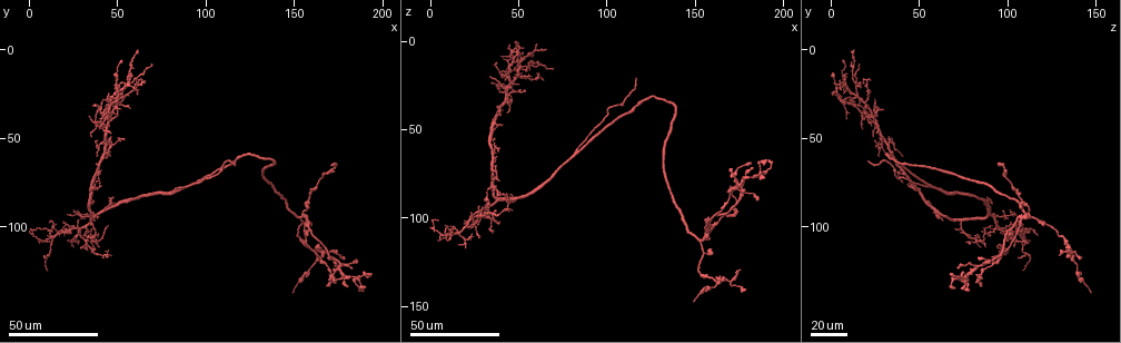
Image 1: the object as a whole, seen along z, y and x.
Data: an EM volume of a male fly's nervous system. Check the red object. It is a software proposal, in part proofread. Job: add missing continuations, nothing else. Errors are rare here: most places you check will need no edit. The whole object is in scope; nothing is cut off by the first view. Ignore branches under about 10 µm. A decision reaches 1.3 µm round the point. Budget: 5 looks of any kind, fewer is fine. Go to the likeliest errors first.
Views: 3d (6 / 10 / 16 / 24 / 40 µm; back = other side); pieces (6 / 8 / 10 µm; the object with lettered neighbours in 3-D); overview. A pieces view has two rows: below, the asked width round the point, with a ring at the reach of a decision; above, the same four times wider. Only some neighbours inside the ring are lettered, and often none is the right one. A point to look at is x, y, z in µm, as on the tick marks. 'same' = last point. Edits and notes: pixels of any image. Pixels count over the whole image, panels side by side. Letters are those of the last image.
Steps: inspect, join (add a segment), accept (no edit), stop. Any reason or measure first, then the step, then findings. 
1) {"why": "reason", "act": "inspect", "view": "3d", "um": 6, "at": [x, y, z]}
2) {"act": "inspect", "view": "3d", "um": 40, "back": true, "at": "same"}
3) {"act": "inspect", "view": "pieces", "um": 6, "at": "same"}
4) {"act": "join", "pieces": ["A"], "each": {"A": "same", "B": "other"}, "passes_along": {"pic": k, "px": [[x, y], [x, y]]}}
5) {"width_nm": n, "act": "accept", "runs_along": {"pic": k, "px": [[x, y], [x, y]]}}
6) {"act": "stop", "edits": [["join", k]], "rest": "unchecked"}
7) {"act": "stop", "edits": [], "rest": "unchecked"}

{"why": "branch stops here", "act": "inspect", "view": "3d", "um": 24, "at": [116, 64, 21]}

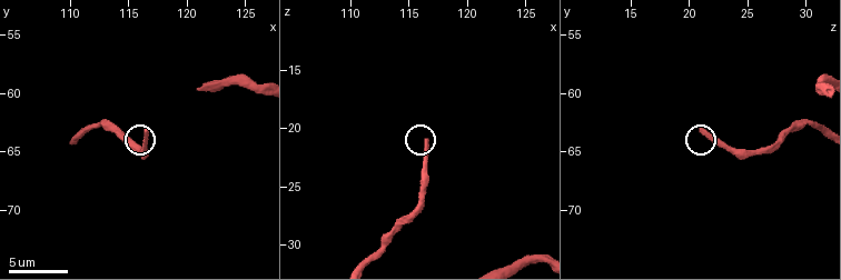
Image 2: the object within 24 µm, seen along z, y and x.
{"act": "inspect", "view": "pieces", "um": 6, "at": [116.6, 63.0, 21.2]}

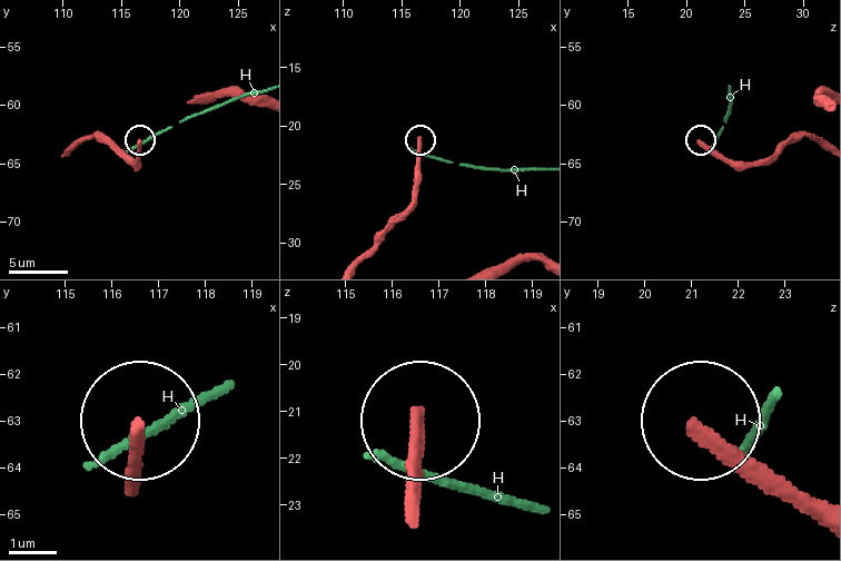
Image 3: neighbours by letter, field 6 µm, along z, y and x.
{"act": "accept", "each": {"H": "other"}, "runs_along": {"pic": 3, "px": [[128, 479], [136, 423]]}, "found": "no lettered segment goes on from it"}

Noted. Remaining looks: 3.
{"why": "end of a long branch", "act": "inspect", "view": "3d", "um": 40, "at": [150, 138, 148]}

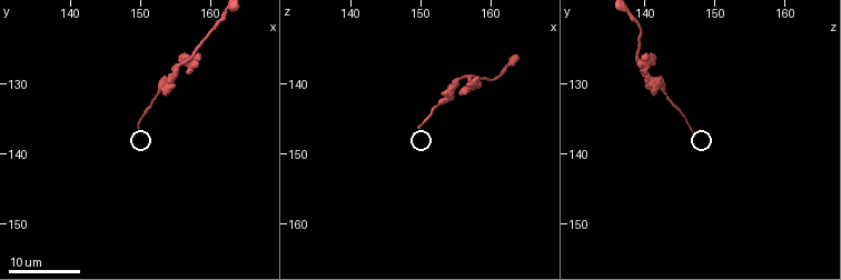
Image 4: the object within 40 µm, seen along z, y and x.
{"act": "inspect", "view": "3d", "um": 10, "at": [149.5, 137.5, 147.0]}

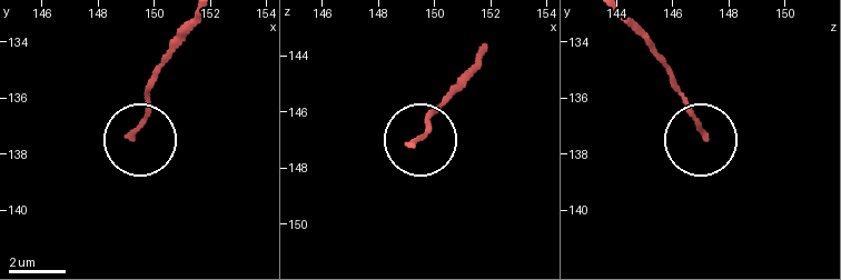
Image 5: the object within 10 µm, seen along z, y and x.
{"act": "inspect", "view": "pieces", "um": 8, "at": [149.1, 137.3, 147.2]}

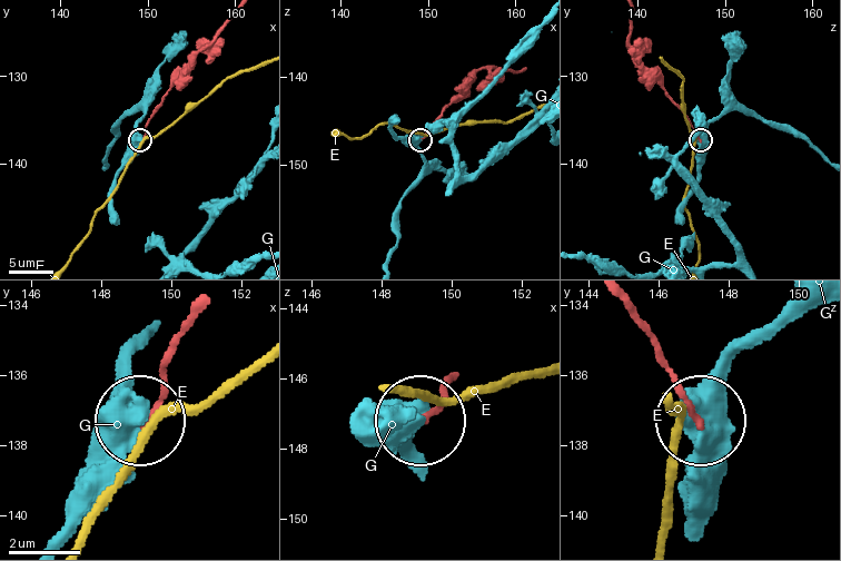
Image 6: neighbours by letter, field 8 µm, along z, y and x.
{"act": "accept", "each": {"E": "other", "G": "other"}, "found": "no lettered segment goes on from it"}

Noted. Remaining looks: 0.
{"act": "stop", "edits": [], "rest": "unchecked"}

